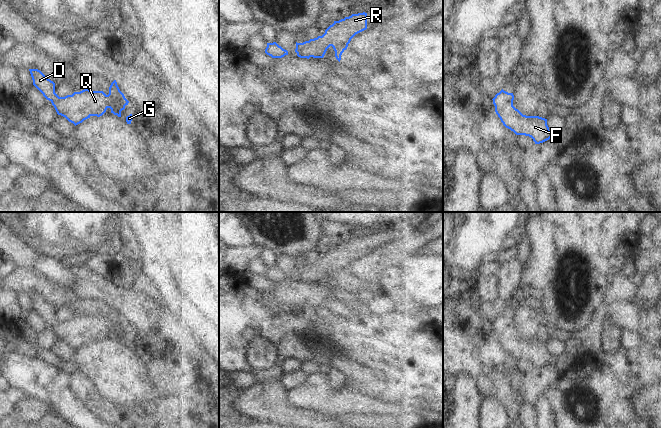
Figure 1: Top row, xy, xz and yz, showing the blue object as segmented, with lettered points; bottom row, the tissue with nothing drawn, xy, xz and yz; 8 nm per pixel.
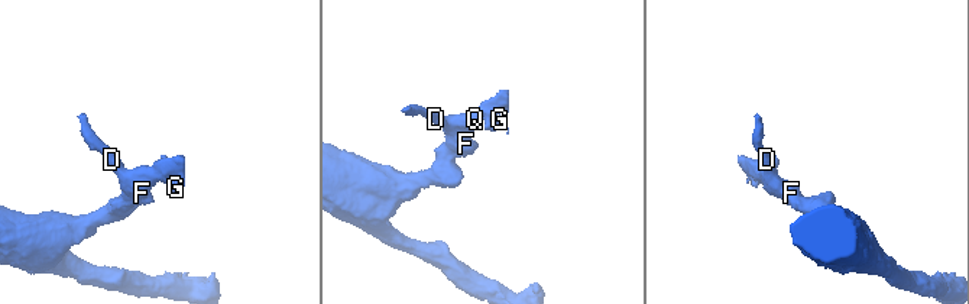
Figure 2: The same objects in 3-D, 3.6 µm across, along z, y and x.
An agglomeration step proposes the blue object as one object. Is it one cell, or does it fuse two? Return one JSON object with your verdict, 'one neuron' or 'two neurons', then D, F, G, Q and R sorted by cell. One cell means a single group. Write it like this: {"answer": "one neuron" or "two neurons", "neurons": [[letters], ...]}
{"answer": "one neuron", "neurons": [["D", "F", "G", "Q", "R"]]}

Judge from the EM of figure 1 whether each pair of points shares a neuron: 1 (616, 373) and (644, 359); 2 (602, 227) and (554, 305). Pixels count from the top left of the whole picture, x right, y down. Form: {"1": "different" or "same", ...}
{"1": "same", "2": "same"}

